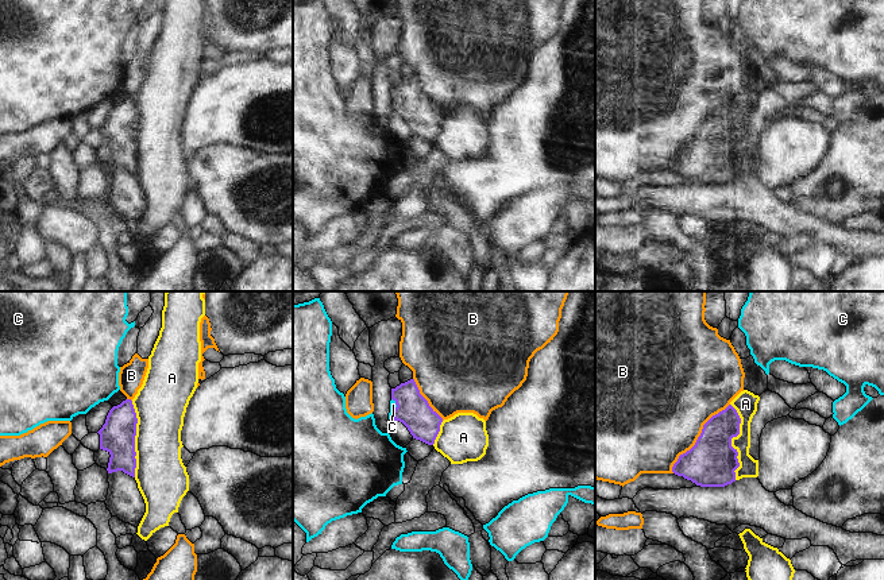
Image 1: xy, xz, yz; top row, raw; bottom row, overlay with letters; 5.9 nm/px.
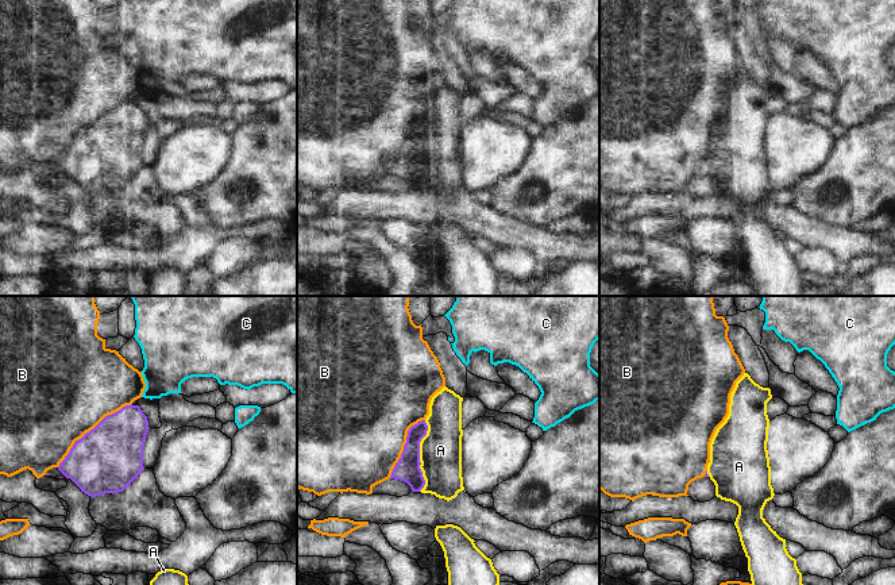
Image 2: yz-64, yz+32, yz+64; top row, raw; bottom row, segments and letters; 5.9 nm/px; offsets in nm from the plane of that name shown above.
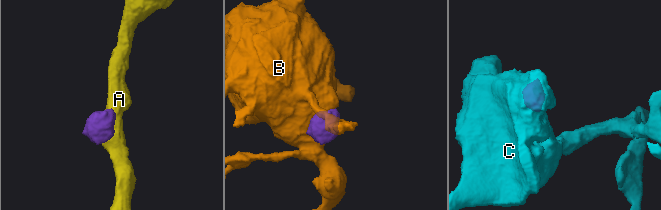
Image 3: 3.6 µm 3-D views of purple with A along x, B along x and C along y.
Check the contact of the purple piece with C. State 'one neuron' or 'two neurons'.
one neuron

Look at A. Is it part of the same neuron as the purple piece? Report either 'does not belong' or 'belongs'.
does not belong

